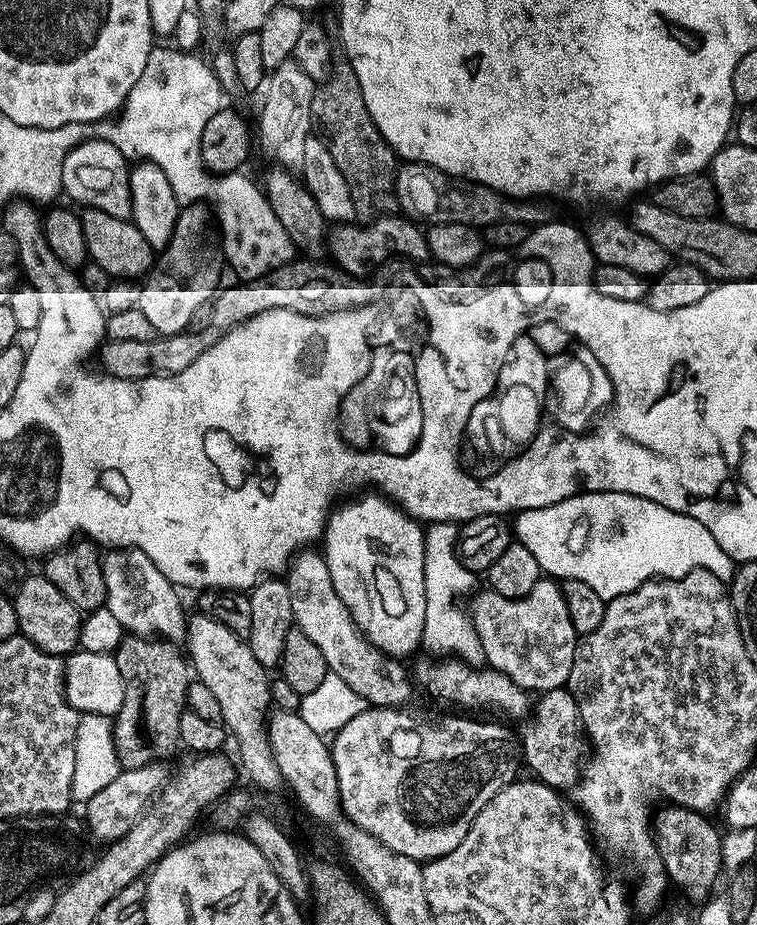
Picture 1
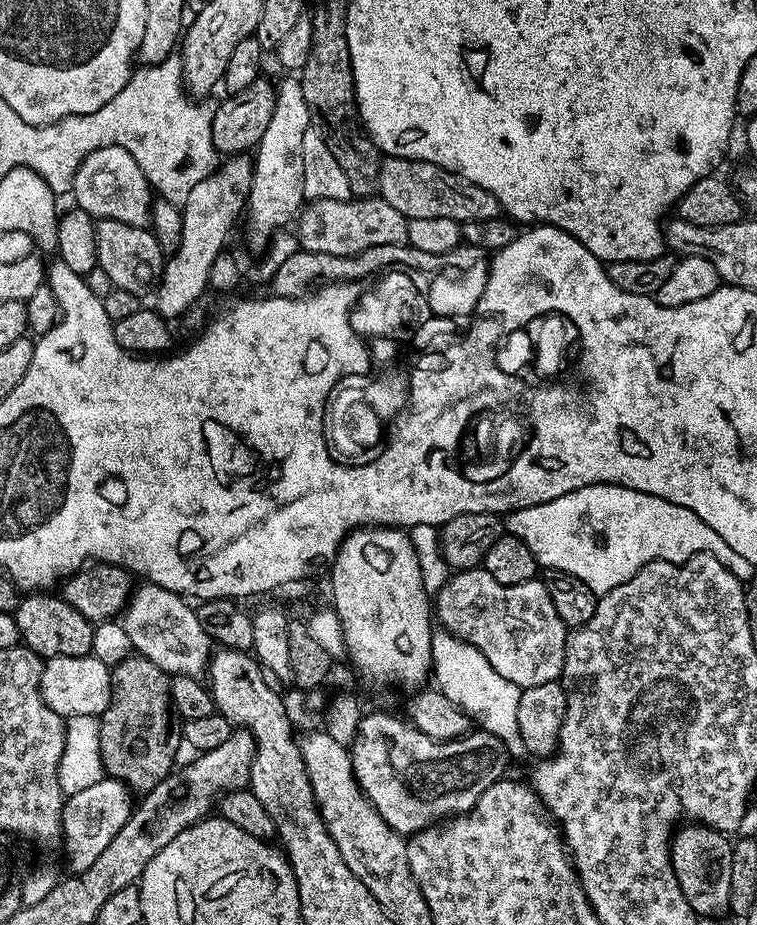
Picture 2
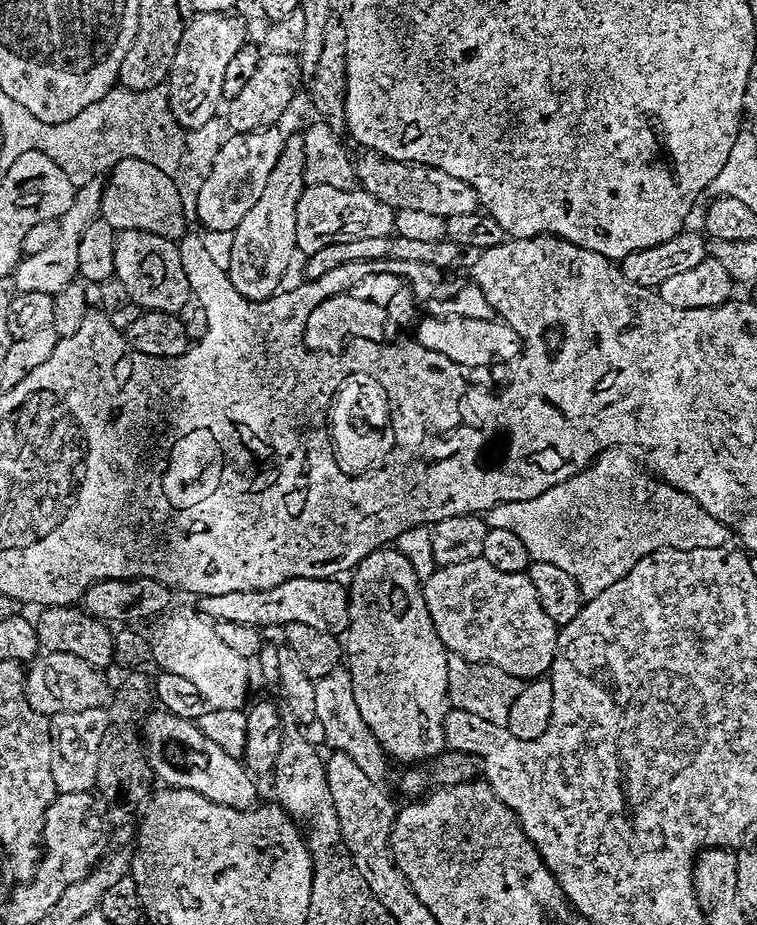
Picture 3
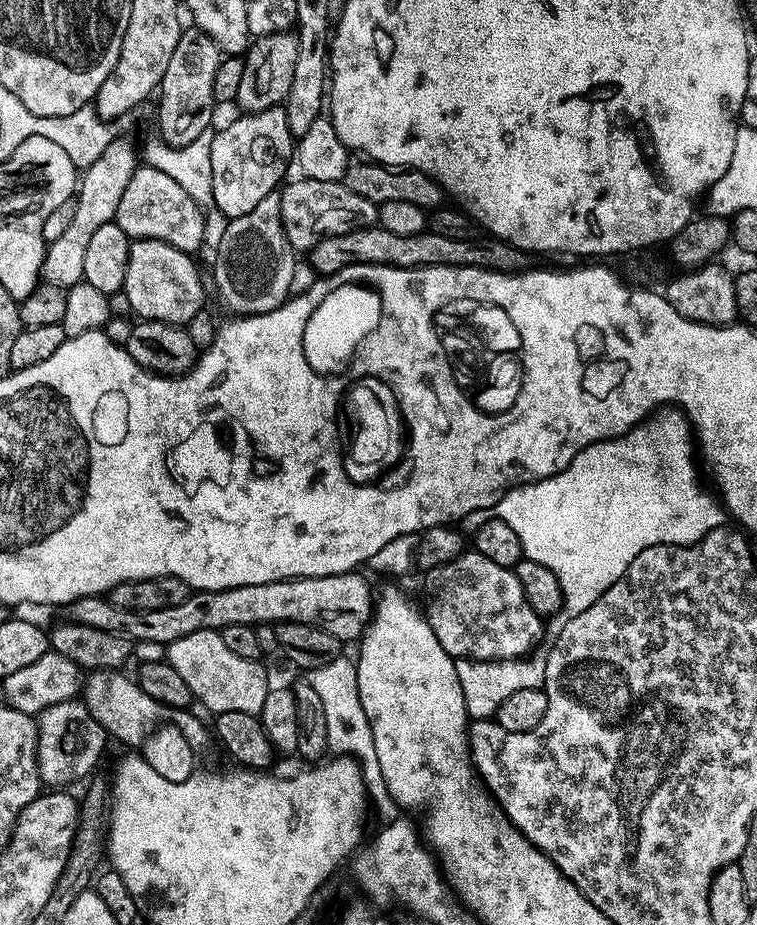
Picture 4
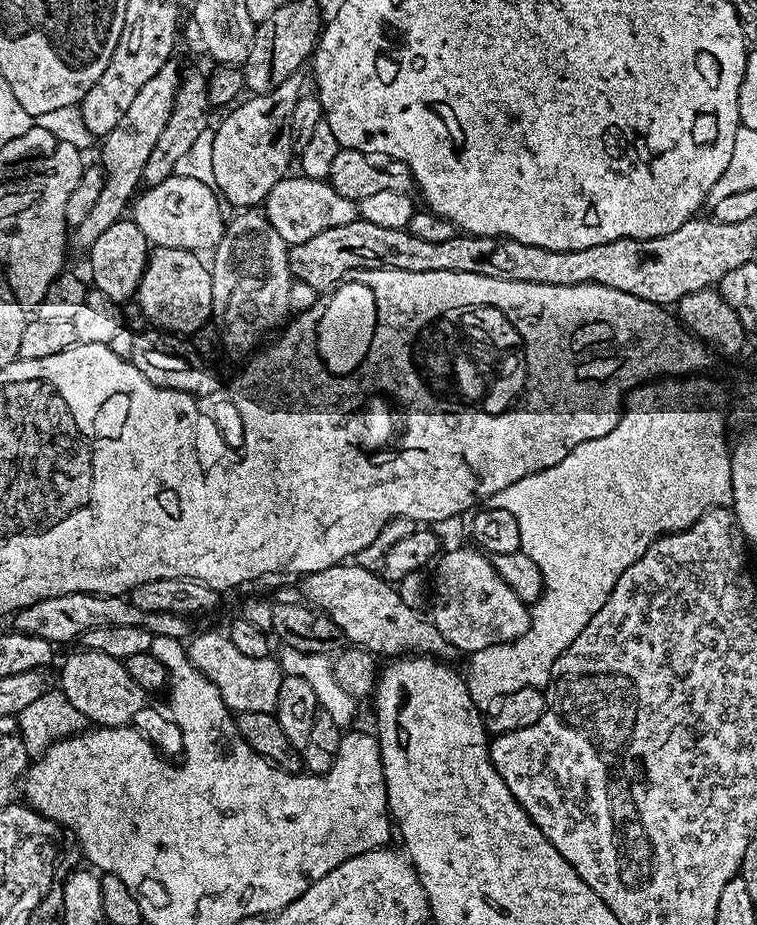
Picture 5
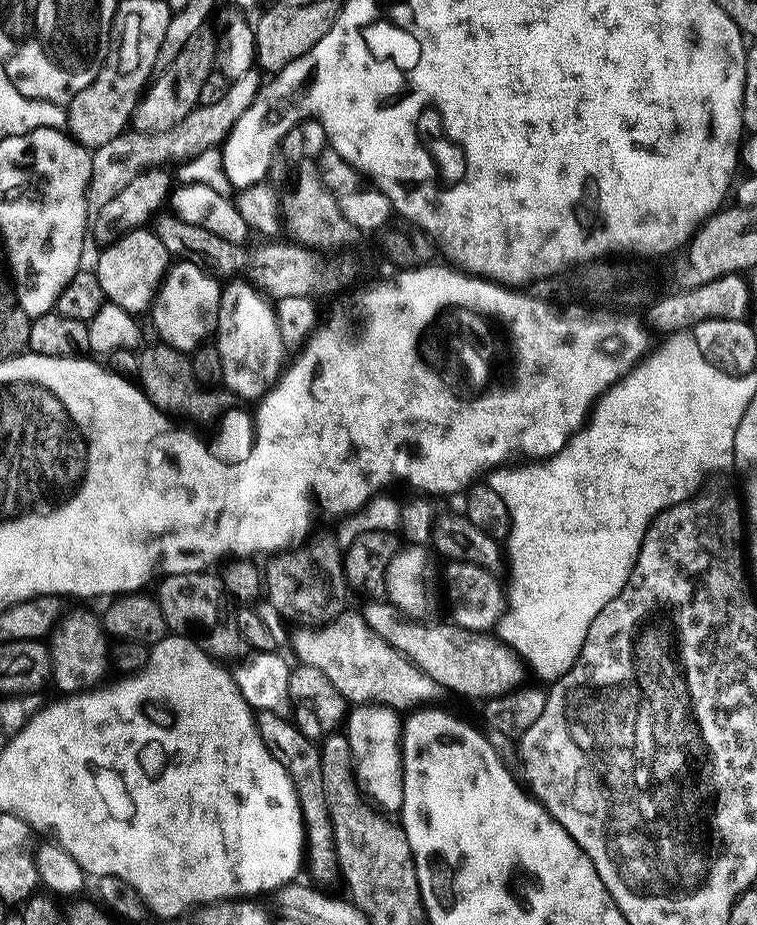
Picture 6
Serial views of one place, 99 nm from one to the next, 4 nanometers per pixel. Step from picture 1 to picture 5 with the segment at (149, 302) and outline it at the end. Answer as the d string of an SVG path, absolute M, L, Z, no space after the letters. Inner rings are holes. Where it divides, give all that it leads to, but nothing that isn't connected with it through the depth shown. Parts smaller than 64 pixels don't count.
M290 79L272 92L256 94L248 98L252 100L245 99L243 102L237 103L227 113L229 116L220 125L215 125L213 144L214 188L227 203L229 200L233 204L233 209L252 210L263 205L268 192L289 173L290 168L288 166L293 151L287 130L288 119L284 116L284 112L289 112L288 104L296 104L296 97L301 95L302 88L299 88L296 83L295 79Z

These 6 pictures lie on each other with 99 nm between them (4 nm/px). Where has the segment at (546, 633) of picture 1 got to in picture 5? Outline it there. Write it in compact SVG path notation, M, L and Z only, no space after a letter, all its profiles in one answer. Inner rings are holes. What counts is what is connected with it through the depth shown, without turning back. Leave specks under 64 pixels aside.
M475 547L445 551L435 561L436 573L430 578L430 619L442 638L457 653L471 654L495 644L510 644L528 628L529 605L506 586L494 570L491 559ZM448 552L448 553L447 553Z

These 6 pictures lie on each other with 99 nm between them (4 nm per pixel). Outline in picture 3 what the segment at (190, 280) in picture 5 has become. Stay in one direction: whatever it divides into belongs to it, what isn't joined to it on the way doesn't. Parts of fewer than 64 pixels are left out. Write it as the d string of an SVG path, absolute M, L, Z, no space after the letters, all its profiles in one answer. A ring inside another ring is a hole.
M133 228L117 231L114 266L114 275L126 288L129 301L143 310L179 313L180 307L190 300L190 282L175 239Z

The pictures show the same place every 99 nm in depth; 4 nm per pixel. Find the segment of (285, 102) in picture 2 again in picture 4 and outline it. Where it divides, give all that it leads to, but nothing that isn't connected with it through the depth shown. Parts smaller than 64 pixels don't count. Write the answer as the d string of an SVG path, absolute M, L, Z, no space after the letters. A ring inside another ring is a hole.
M276 192L266 194L266 198L262 198L262 202L254 206L254 210L250 210L250 214L231 217L226 226L226 234L223 235L214 255L216 269L213 270L212 276L216 279L216 292L220 295L221 302L232 311L229 313L236 316L257 316L285 303L290 296L290 282L298 263L298 252L286 238L279 195Z

